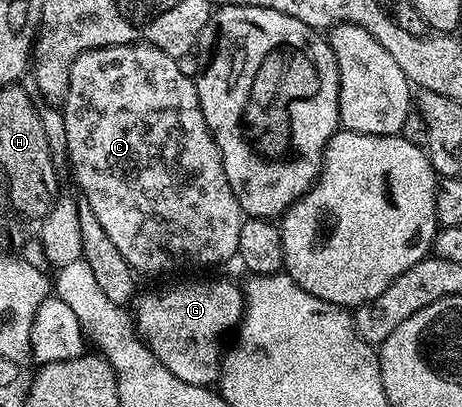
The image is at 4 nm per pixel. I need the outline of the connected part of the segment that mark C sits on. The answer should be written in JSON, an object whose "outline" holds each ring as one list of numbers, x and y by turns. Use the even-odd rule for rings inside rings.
{"outline":[[136,42,132,46,101,46,84,52,76,56,76,64,72,64,68,96,60,109,67,132,65,155,68,161,70,160,75,182,82,189,81,197,88,200,88,205,95,212,96,219,100,220,101,227,108,232,109,239,116,244,117,251,124,256,124,260,134,272,141,275,141,273,174,274,177,270,202,270,205,266,218,266,221,262,228,261,230,257,233,259,237,255,244,215,232,192,232,184,228,184,228,176,224,176,222,157,204,120,195,79,180,72,177,58,168,56,168,52,150,46,147,42]]}

